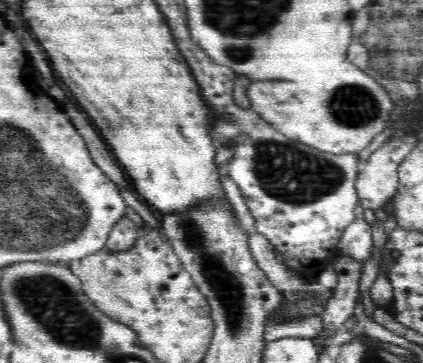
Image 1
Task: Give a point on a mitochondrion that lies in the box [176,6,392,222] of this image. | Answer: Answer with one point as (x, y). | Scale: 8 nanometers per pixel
(292, 174)

